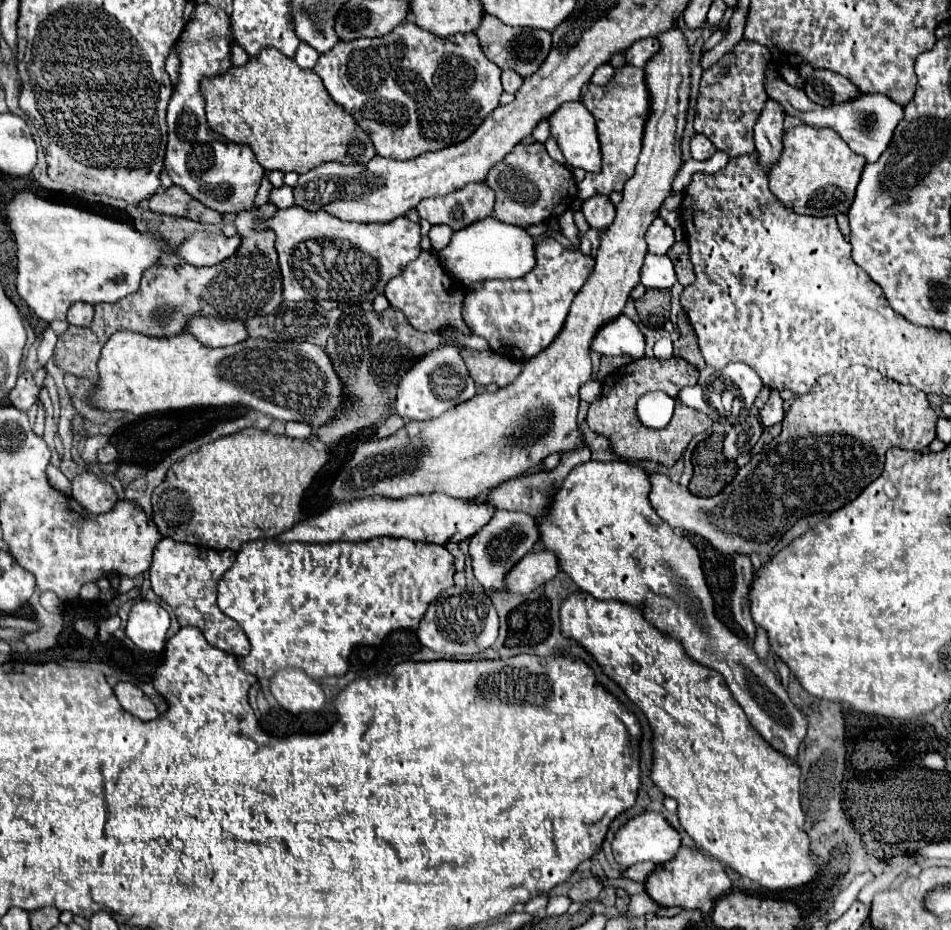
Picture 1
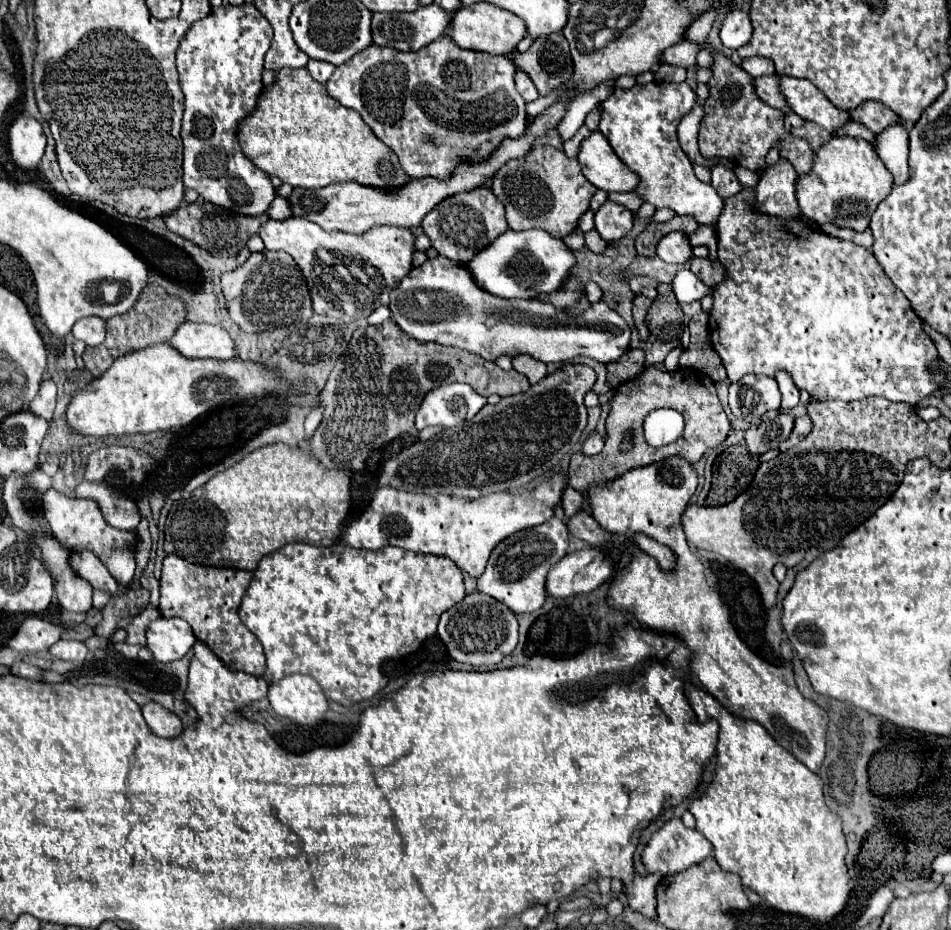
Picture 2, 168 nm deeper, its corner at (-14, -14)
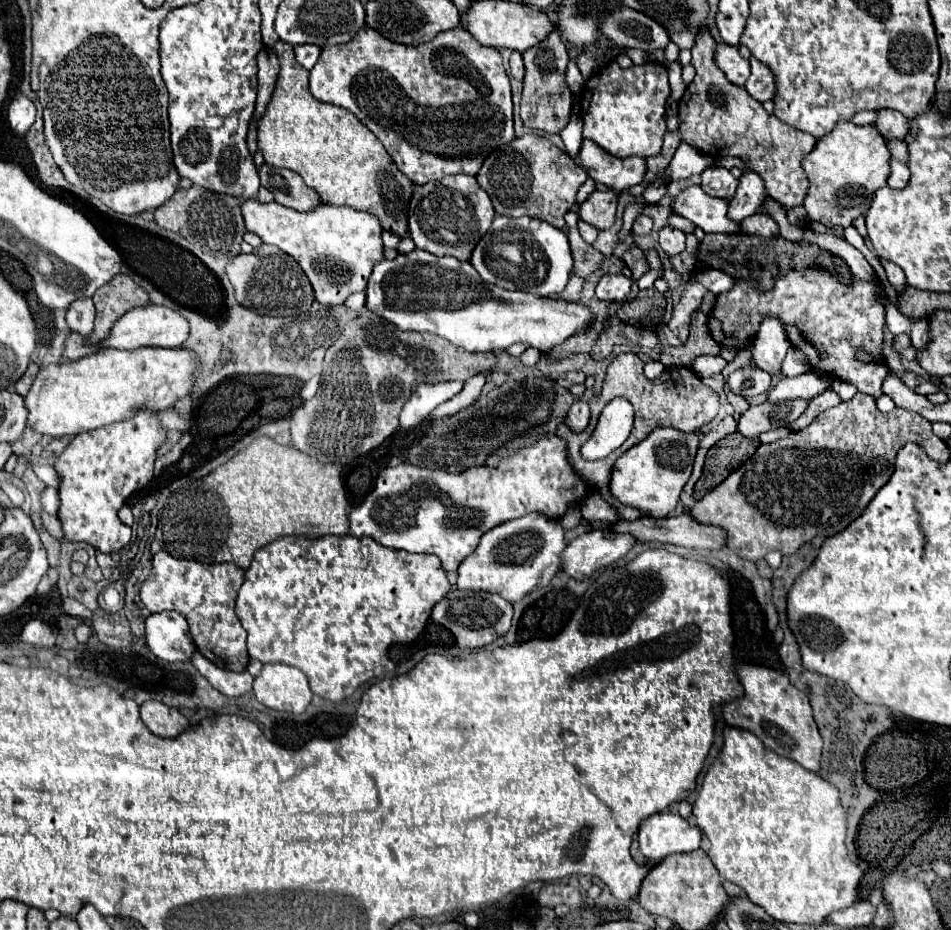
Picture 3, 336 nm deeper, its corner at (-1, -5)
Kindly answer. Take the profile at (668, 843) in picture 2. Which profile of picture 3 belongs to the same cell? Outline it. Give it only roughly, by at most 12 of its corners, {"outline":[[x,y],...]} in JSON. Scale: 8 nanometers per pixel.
{"outline":[[661,811],[639,827],[649,861],[701,847],[701,831]]}

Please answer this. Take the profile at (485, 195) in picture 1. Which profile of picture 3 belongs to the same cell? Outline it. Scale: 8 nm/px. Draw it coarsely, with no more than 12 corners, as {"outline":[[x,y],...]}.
{"outline":[[471,175],[413,191],[409,235],[469,261],[495,209]]}

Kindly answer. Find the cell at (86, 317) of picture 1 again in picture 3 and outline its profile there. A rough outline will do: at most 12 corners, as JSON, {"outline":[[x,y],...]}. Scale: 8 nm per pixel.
{"outline":[[91,299],[69,305],[65,321],[71,333],[91,335],[95,307]]}

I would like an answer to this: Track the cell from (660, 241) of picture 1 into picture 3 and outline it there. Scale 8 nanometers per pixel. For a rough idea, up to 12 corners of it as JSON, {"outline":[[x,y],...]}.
{"outline":[[667,225],[659,245],[669,257],[685,249],[685,235]]}

